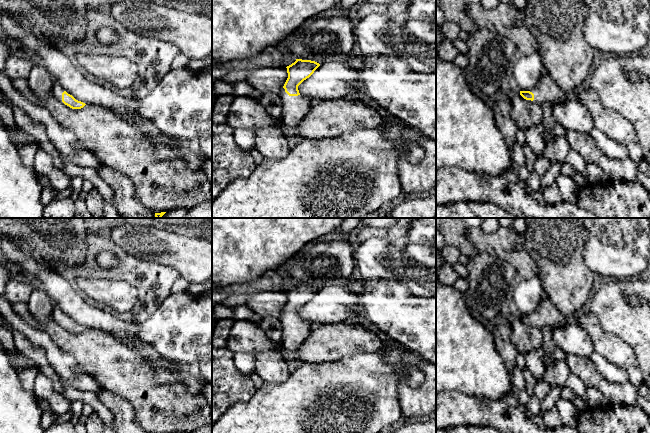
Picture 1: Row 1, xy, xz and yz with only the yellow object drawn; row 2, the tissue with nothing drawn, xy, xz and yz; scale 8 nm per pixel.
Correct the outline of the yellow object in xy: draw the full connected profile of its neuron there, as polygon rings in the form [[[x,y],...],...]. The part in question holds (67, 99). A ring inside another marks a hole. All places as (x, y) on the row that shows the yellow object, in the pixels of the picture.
[[[55,82],[52,88],[52,95],[62,101],[65,105],[72,109],[81,109],[86,104],[76,100],[72,95],[68,94],[58,83]]]

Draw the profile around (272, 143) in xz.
[[[259,127],[253,129],[256,140],[255,147],[263,159],[280,160],[287,156],[291,150],[288,136],[283,130],[275,127]]]

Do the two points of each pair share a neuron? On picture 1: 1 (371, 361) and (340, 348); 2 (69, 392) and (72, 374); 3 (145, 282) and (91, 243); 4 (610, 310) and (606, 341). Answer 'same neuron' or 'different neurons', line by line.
1: different neurons
2: different neurons
3: same neuron
4: different neurons

